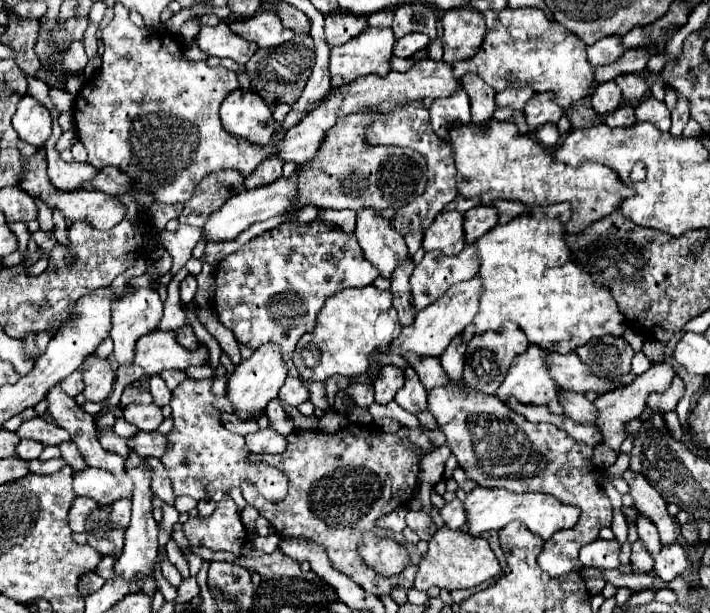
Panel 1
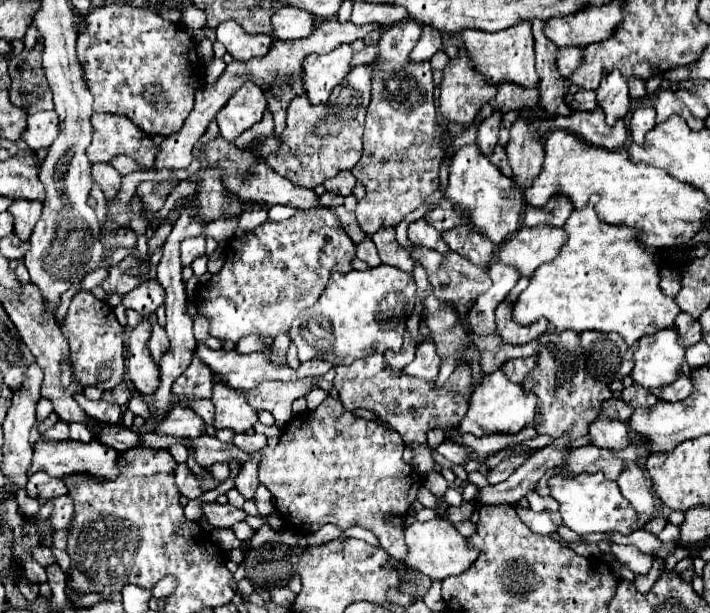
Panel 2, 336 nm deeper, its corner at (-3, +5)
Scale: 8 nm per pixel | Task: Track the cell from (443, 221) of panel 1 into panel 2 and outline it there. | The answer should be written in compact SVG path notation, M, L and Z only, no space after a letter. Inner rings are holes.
M424 218L410 222L410 226L408 226L408 238L416 246L426 246L426 248L436 250L436 252L448 252L450 250L448 244L442 240L442 234L432 224L428 224Z

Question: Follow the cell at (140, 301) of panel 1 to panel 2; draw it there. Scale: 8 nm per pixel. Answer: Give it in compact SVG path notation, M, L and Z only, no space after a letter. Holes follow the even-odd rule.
M142 316L138 326L130 330L128 336L128 376L136 390L142 394L152 394L158 386L158 366L150 362L148 338L152 334L150 316Z

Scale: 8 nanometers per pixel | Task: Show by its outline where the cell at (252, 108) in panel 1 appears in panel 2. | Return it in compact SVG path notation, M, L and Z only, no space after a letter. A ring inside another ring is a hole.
M244 82L226 102L226 106L216 114L220 134L228 142L234 142L244 130L262 120L264 110L266 98L262 88L258 88L254 82Z

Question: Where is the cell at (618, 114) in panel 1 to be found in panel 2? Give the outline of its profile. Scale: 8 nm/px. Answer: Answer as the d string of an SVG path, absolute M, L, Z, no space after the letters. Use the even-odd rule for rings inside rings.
M648 106L648 108L636 108L632 112L628 128L630 128L630 134L632 134L634 142L644 142L644 134L648 130L652 130L654 124L656 124L654 116L656 116L656 112L654 112L652 106Z

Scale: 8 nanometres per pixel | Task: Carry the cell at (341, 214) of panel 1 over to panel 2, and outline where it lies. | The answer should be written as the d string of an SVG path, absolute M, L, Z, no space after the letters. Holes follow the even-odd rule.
M368 236L362 242L356 244L356 256L360 260L364 260L368 266L380 266L382 264L380 258L378 258L378 254L376 254L376 246L374 246L372 238L368 238Z

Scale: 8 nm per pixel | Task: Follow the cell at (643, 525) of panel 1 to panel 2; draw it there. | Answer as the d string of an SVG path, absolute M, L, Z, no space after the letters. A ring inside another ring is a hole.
M626 466L624 474L618 478L618 486L624 498L634 506L636 512L646 516L656 516L656 500L646 478L646 472L640 466Z

